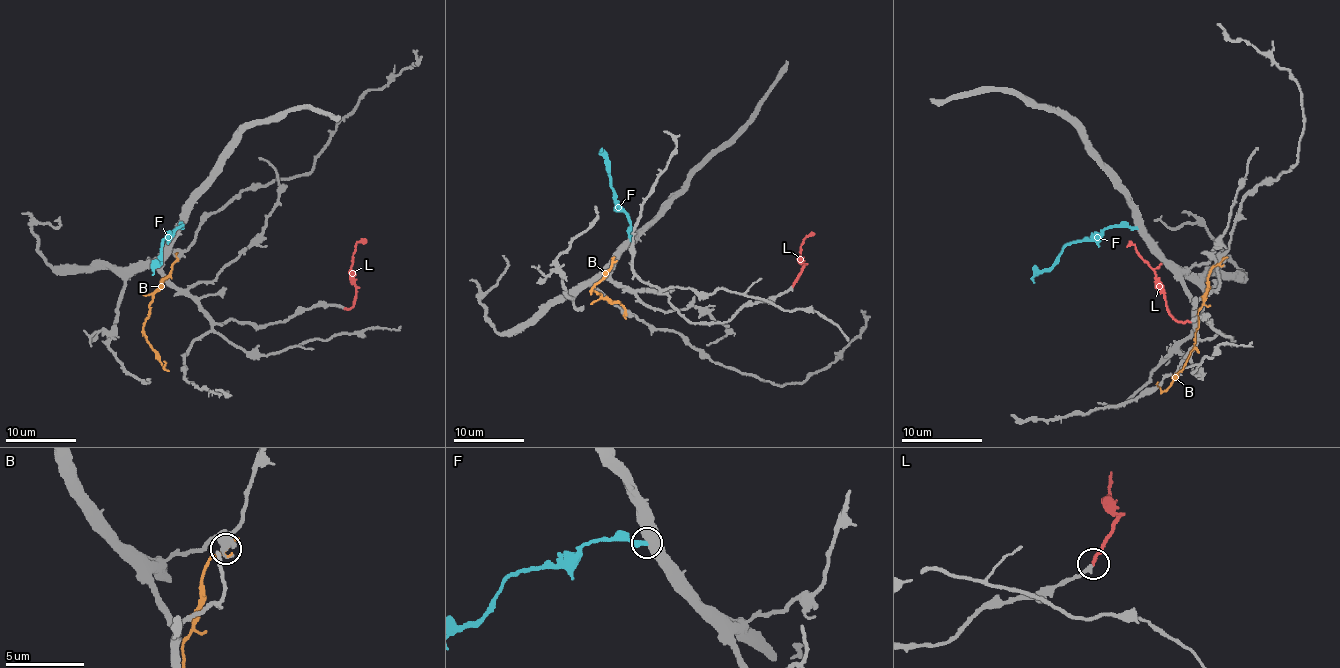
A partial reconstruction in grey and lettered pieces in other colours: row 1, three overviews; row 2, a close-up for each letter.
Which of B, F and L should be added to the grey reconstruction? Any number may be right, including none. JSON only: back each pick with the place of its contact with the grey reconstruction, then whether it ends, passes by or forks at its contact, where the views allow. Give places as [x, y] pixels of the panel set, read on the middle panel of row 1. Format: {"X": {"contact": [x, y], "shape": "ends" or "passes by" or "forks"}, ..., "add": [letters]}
{"L": {"contact": [793, 286], "shape": "ends"}, "add": ["L"]}

